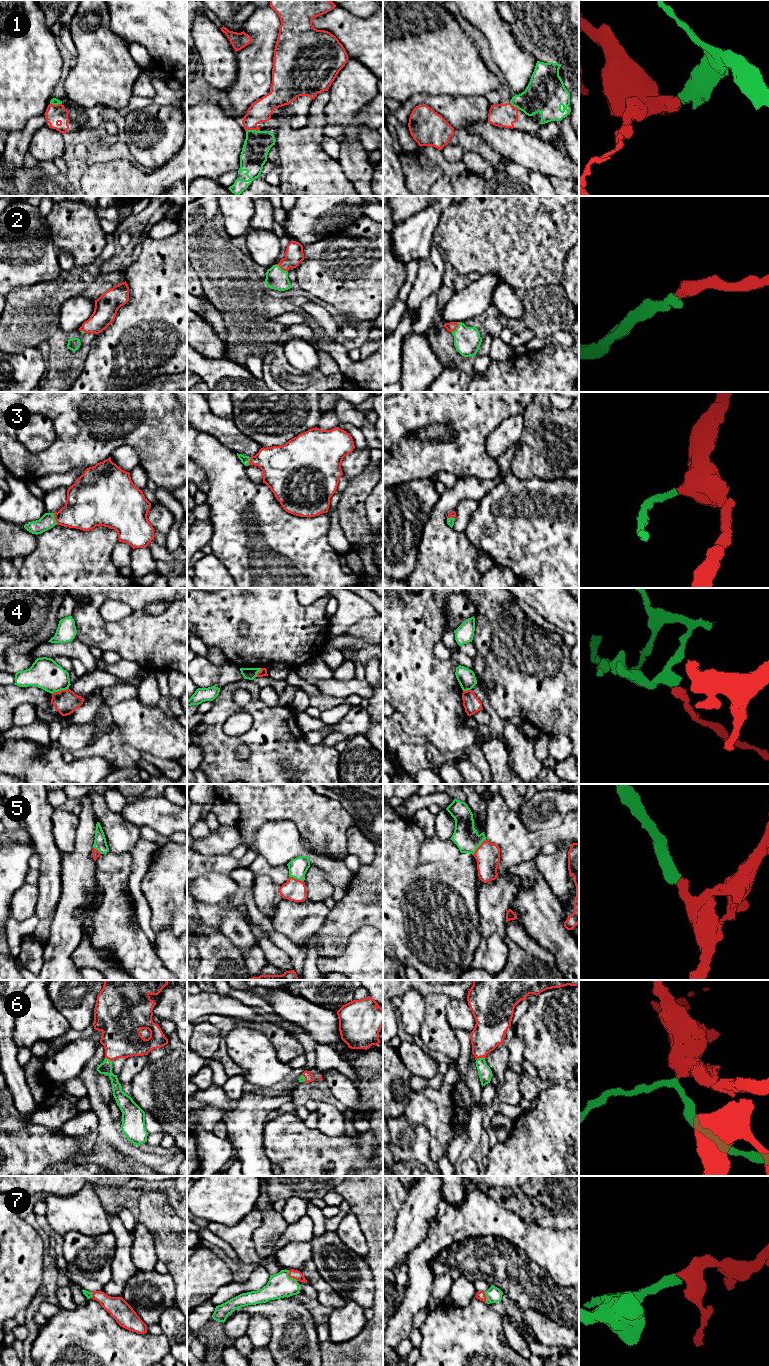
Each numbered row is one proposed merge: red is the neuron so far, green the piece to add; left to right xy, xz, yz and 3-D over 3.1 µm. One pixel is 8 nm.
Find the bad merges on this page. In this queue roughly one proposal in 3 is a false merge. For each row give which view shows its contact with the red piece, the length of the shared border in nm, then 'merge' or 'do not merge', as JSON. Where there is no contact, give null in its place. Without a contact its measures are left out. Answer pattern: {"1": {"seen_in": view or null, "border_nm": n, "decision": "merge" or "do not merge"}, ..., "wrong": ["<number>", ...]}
{"1": {"seen_in": "xz", "border_nm": 110, "decision": "merge"}, "2": {"seen_in": "xz", "border_nm": 120, "decision": "merge"}, "3": {"seen_in": "xy", "border_nm": 100, "decision": "merge"}, "4": {"seen_in": "xy", "border_nm": 150, "decision": "do not merge"}, "5": {"seen_in": "yz", "border_nm": 170, "decision": "merge"}, "6": {"seen_in": "yz", "border_nm": 80, "decision": "merge"}, "7": {"seen_in": "xz", "border_nm": 120, "decision": "merge"}, "wrong": ["4"]}

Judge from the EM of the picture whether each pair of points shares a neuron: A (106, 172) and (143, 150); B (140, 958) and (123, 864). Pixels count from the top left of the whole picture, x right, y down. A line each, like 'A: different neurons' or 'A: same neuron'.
A: different neurons
B: same neuron

